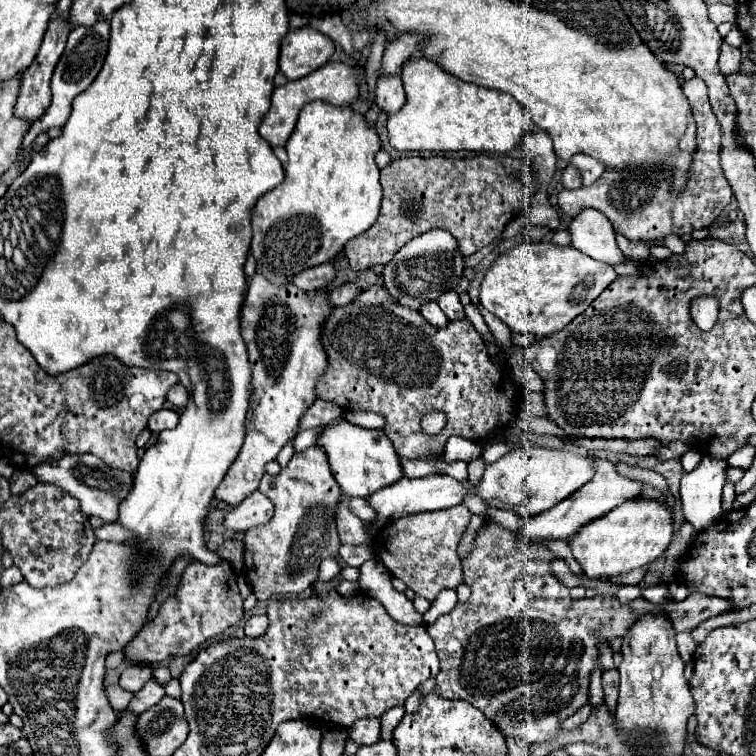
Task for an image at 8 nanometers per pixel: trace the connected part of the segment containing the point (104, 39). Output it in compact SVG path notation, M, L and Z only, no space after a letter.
M100 20L94 26L76 26L70 32L66 50L64 50L64 54L62 54L62 58L56 64L56 70L52 74L52 104L46 108L42 118L38 118L30 126L28 134L24 136L22 150L30 148L30 144L36 140L36 136L46 132L48 128L62 128L66 124L66 120L70 118L70 112L72 112L72 100L80 92L84 92L94 82L94 78L98 76L98 72L104 64L106 52L108 52L108 40L110 40L110 24L106 20Z

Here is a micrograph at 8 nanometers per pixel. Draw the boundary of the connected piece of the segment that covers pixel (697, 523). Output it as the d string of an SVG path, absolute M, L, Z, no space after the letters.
M706 458L700 466L684 474L680 484L680 500L686 520L694 526L696 532L708 530L722 516L722 486L724 486L724 468L728 462L720 458Z

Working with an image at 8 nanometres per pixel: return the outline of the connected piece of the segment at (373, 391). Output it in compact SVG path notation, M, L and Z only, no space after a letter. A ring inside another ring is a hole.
M370 286L366 290L362 290L350 304L346 304L344 308L334 308L330 312L330 316L322 322L322 328L320 328L320 342L328 354L328 368L326 372L318 378L316 382L316 392L318 392L318 398L322 400L328 400L336 406L340 406L344 412L354 412L354 410L366 410L366 412L376 412L380 416L384 416L386 424L384 424L384 432L386 436L392 440L396 452L400 458L404 460L436 460L438 454L442 454L446 442L450 436L462 436L466 440L472 440L476 444L486 444L488 440L492 440L496 436L496 432L500 428L504 428L508 424L508 420L516 414L518 406L520 406L520 394L518 394L518 388L514 384L514 380L510 378L508 374L508 362L498 362L494 360L488 350L486 350L486 344L482 340L482 336L476 332L476 328L472 326L472 322L468 318L464 320L452 320L448 322L448 326L444 328L436 328L432 324L428 324L422 314L418 314L416 310L408 308L408 306L402 306L400 302L394 302L394 298L388 294L388 290L384 290L384 286ZM432 410L438 410L438 412L444 412L446 414L446 426L438 432L438 434L426 434L422 430L422 416L432 412Z

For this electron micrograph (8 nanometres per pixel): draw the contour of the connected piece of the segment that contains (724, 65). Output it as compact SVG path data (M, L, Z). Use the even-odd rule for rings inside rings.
M726 42L722 44L722 54L720 54L720 62L718 62L718 68L724 76L728 74L734 74L738 68L740 68L740 48L734 48L734 46L728 46Z

